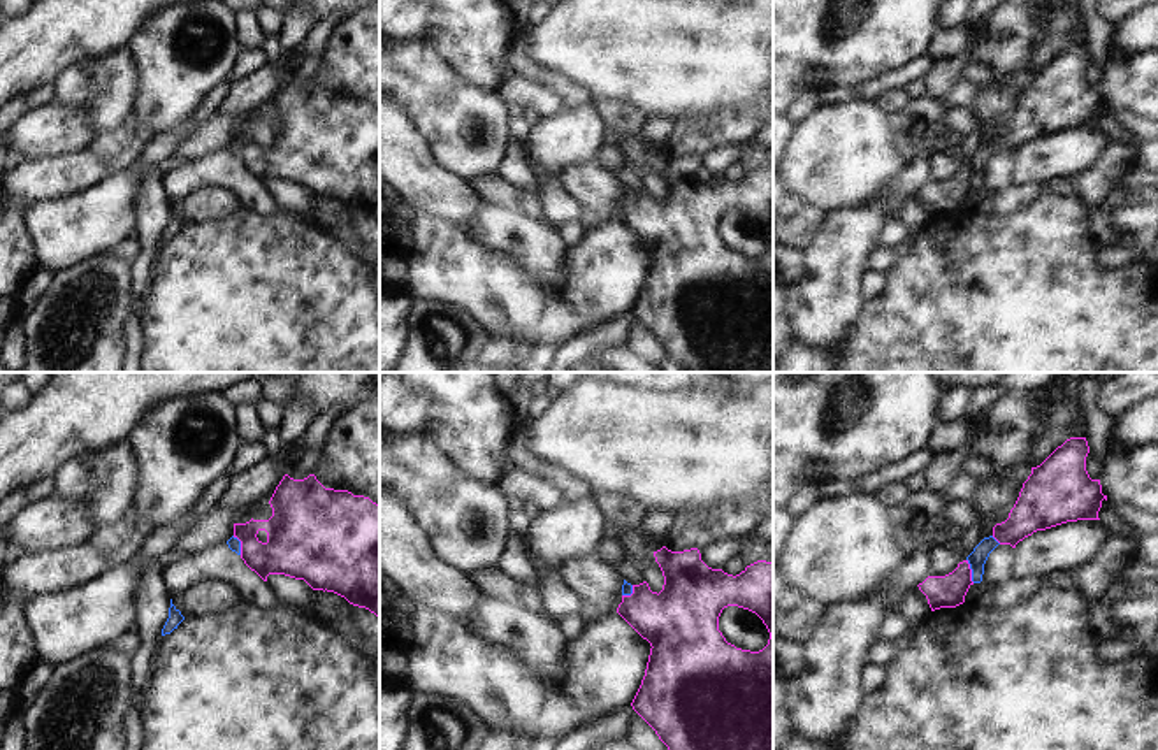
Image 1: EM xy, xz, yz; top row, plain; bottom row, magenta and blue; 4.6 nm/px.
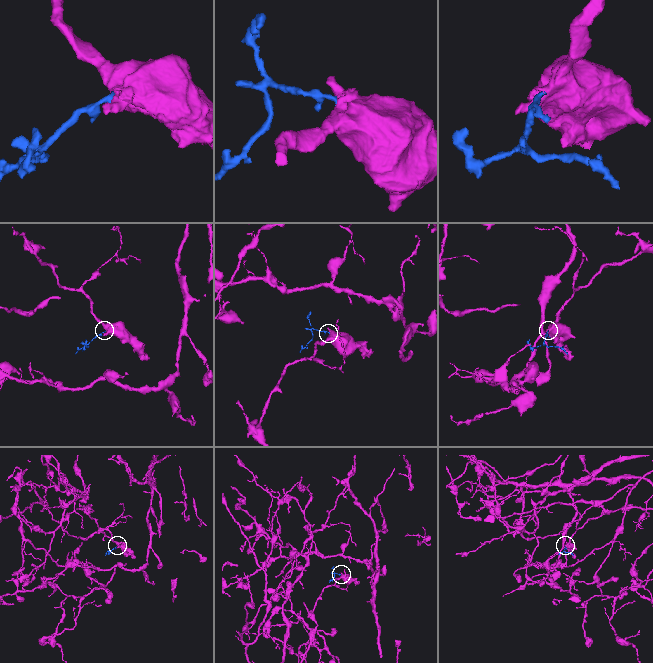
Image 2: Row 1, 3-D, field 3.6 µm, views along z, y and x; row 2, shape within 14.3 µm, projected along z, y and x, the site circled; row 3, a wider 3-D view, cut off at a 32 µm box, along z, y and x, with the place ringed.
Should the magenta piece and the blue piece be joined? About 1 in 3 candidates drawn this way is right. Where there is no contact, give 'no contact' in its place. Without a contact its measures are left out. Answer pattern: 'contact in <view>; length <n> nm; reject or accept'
contact in yz; length 120 nm; reject

